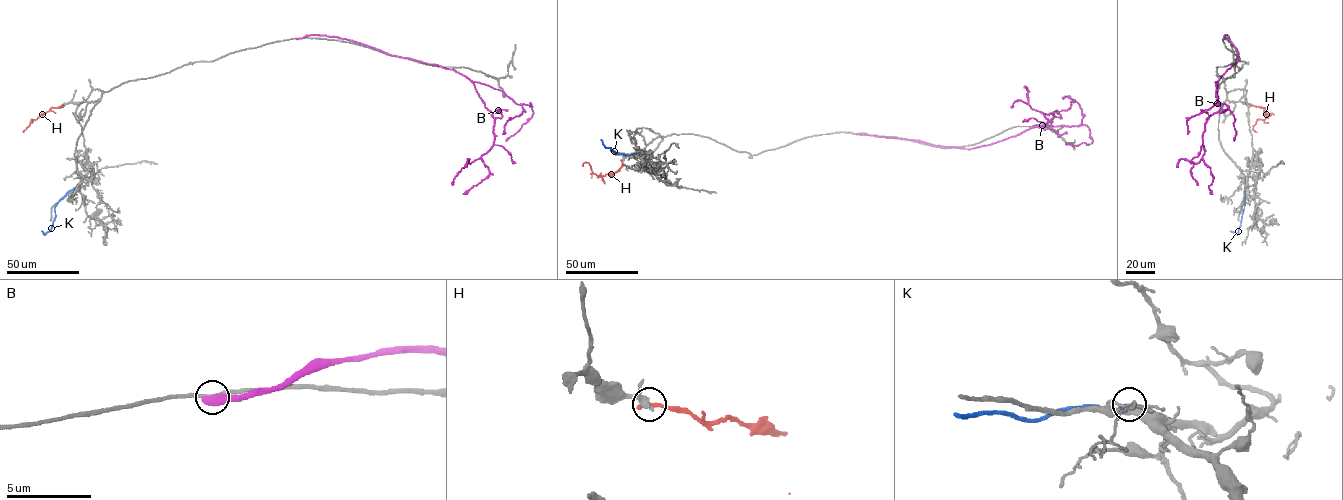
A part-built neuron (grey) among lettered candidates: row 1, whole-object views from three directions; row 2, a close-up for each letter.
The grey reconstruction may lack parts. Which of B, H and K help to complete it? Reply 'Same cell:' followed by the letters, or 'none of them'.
Same cell: none of them

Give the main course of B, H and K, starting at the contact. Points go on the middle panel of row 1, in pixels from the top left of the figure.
B: (857, 134), (973, 148), (1031, 127), (1048, 129), (1054, 112), (1040, 112), (1045, 123), (1032, 117), (1022, 121)
H: (622, 161), (621, 166), (610, 175), (597, 176), (588, 162), (583, 166)
K: (633, 153), (615, 154), (604, 146), (601, 139)

